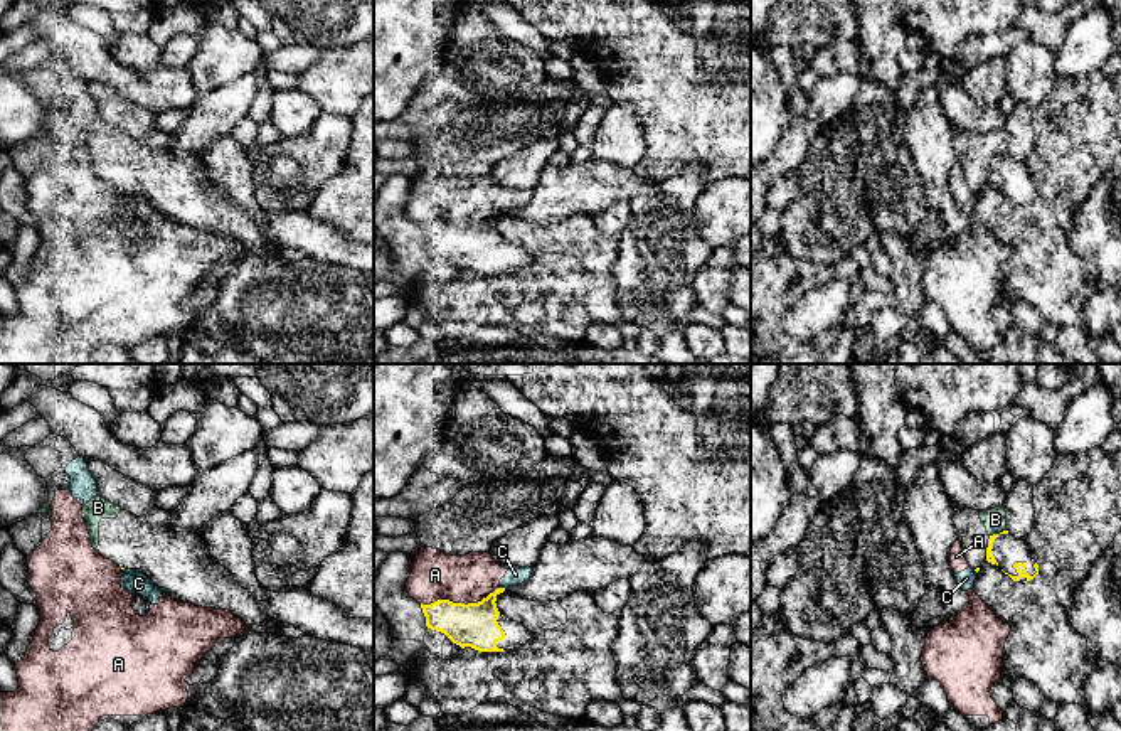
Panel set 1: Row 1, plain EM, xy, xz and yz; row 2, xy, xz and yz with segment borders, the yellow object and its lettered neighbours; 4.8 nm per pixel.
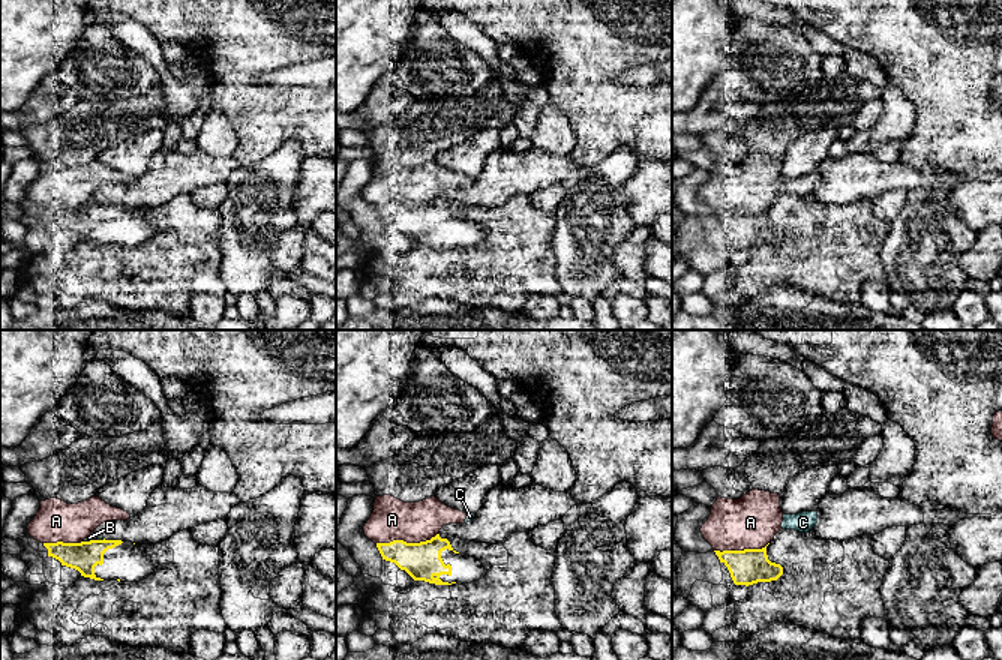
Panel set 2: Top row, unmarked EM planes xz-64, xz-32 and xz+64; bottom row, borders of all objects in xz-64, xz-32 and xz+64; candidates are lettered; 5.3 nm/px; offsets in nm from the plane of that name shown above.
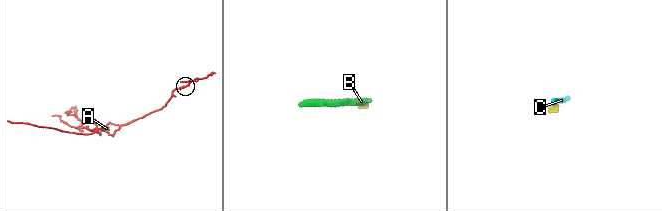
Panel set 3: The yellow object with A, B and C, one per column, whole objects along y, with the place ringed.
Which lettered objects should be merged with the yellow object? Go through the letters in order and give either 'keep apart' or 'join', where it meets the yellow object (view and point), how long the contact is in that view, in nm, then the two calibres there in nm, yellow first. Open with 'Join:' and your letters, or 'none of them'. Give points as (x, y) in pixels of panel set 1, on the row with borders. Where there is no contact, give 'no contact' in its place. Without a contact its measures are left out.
Join: none of them
A: keep apart; meets yellow in xz at (460, 603); contact 380 nm long; 220 nm thick on the yellow side, 220 nm on the other
B: keep apart; meets yellow in yz at (997, 534); contact 90 nm long; 50 nm thick on the yellow side, 110 nm on the other
C: keep apart; meets yellow in xz at (504, 588); contact 30 nm long; 220 nm thick on the yellow side, 90 nm on the other

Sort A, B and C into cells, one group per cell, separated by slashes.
A C / B

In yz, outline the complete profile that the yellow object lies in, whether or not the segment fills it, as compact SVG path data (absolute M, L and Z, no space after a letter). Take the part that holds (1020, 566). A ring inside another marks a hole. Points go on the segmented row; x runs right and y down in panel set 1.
M1008 531L990 536L986 561L1000 566L1013 581L1030 581L1039 574L1028 544L1015 539Z

